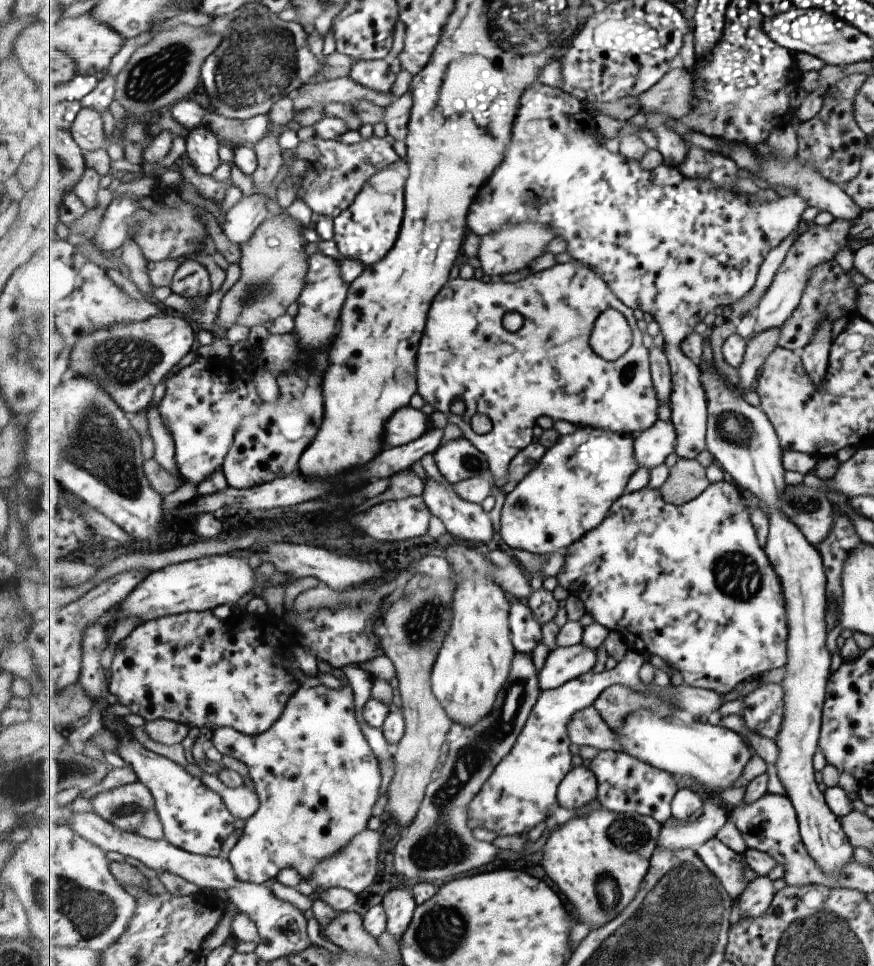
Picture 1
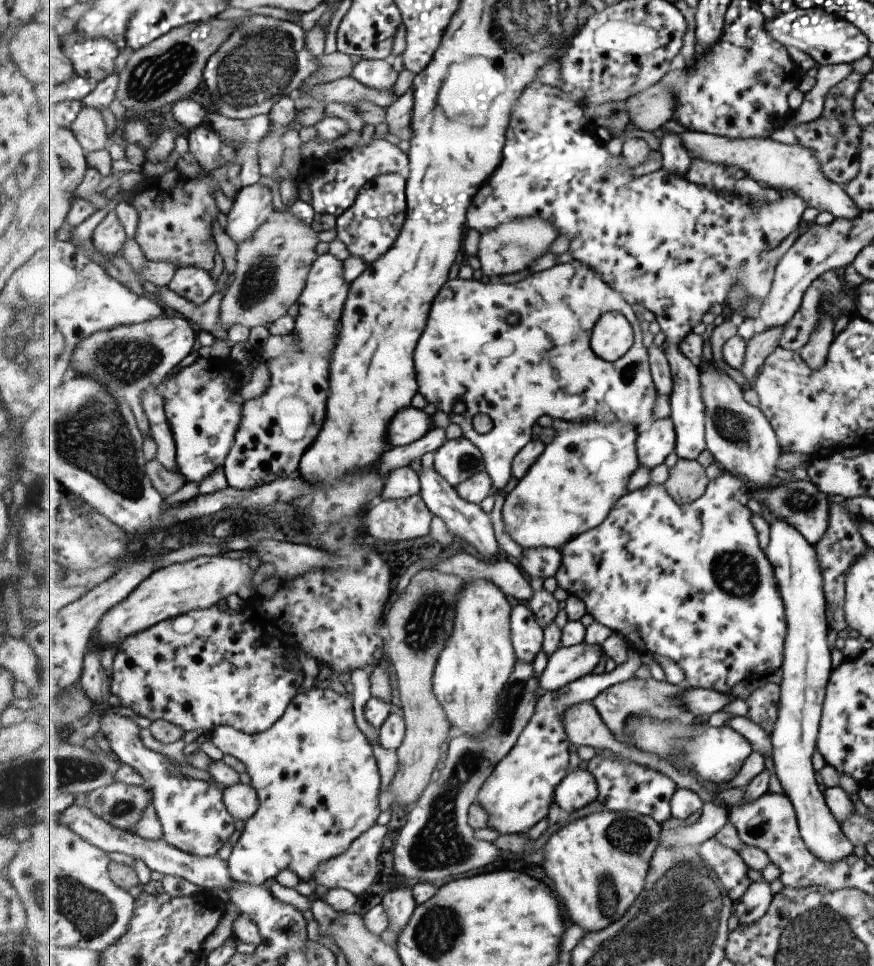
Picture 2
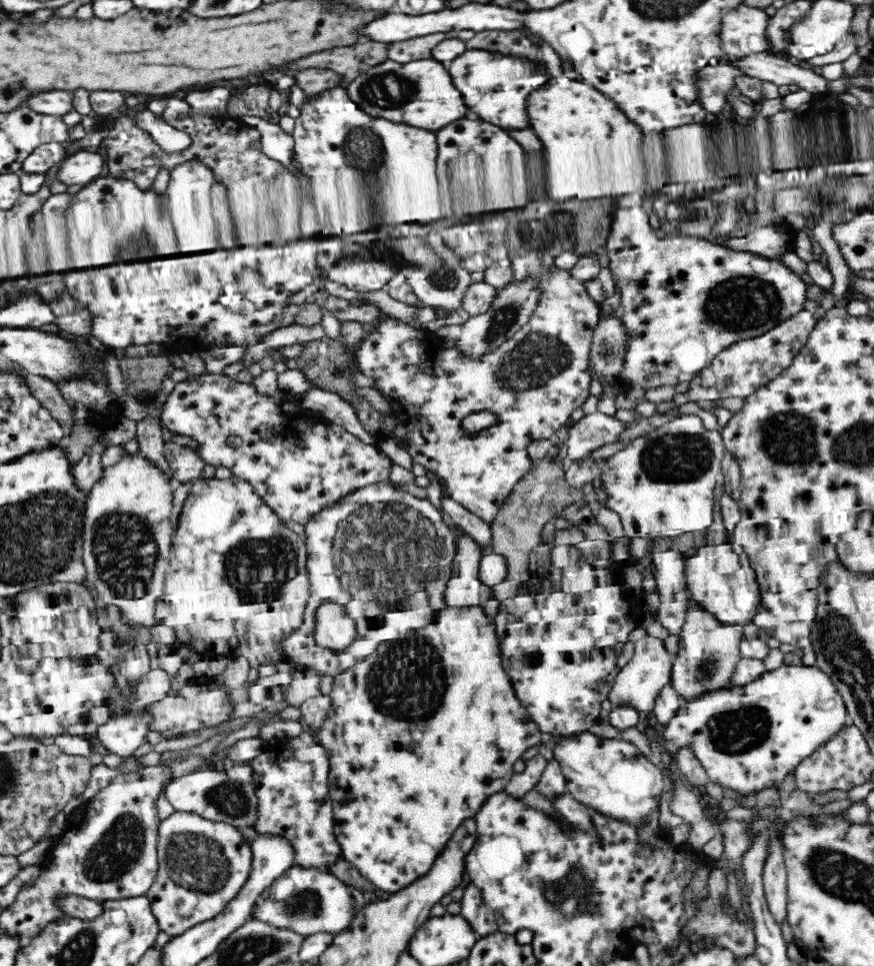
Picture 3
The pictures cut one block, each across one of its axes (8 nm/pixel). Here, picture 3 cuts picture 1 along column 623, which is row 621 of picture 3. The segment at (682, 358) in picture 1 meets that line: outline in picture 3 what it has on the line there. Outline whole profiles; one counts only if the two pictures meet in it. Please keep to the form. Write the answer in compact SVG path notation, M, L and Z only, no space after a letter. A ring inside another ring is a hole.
M234 475L223 480L216 479L216 477L194 480L184 500L181 514L178 517L169 568L166 578L164 578L164 594L156 600L156 624L170 626L178 640L187 642L187 645L198 654L199 658L247 658L250 666L256 669L265 664L280 663L284 660L280 642L284 640L284 636L288 636L294 628L298 628L302 624L302 612L304 612L309 598L308 569L306 568L307 556L308 551L306 550L304 538L291 528L286 527L283 520L276 515L276 512L264 502L264 499L259 494L255 493L254 487L249 482Z

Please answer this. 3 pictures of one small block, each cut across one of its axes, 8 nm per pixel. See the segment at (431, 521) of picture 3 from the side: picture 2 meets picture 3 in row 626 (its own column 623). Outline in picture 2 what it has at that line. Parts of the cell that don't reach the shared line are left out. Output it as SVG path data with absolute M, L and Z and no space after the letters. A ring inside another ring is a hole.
M574 260L569 263L556 264L551 270L543 272L536 272L531 276L529 274L525 280L517 282L517 284L497 284L497 281L490 281L486 279L474 280L474 279L456 279L448 280L447 284L443 286L442 291L439 292L437 298L435 298L430 310L430 318L426 326L426 331L423 333L421 340L418 342L414 357L416 364L416 372L418 375L418 383L420 386L420 394L427 400L427 402L433 403L437 410L442 410L447 413L451 419L451 422L459 424L463 434L469 437L475 446L481 449L483 458L486 462L486 471L491 475L494 488L493 495L496 495L498 500L501 500L502 507L500 513L502 514L503 504L511 492L511 488L514 484L512 466L515 457L531 442L531 428L535 426L535 422L547 412L547 415L554 418L565 420L575 419L599 419L607 423L629 423L636 426L637 430L645 430L649 428L656 418L654 417L656 407L656 394L658 390L652 372L650 369L650 349L645 348L643 344L644 323L641 323L641 317L637 317L635 310L631 308L631 305L623 298L621 292L617 291L612 285L611 281L606 279L606 276L599 271L596 271L591 265L585 264L583 261ZM611 311L622 312L633 325L634 333L636 336L633 348L614 363L603 360L592 346L589 346L589 332L594 331L594 325L596 318ZM513 314L519 314L521 316L521 324L517 324L515 328L507 322L507 316L513 316ZM461 401L466 404L466 411L464 413L455 413L454 407ZM475 414L487 414L492 420L492 428L486 433L479 434L475 428L473 428L473 418Z

